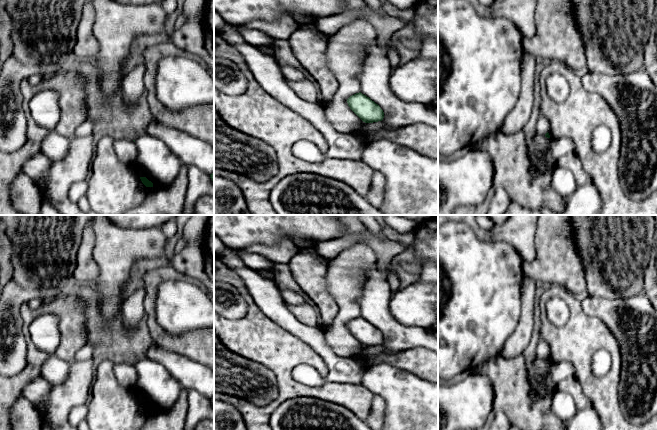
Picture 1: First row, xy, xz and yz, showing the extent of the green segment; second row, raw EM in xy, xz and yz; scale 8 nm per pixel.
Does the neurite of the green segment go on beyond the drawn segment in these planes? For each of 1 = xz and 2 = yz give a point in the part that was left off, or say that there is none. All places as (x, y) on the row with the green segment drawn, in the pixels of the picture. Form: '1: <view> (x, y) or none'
1: none
2: none

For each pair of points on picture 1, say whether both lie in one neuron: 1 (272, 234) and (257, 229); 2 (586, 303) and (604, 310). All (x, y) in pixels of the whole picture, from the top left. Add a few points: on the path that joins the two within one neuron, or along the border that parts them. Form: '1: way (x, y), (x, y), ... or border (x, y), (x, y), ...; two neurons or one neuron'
1: way (268, 230), (261, 229); one neuron
2: way (590, 305), (600, 307); one neuron

